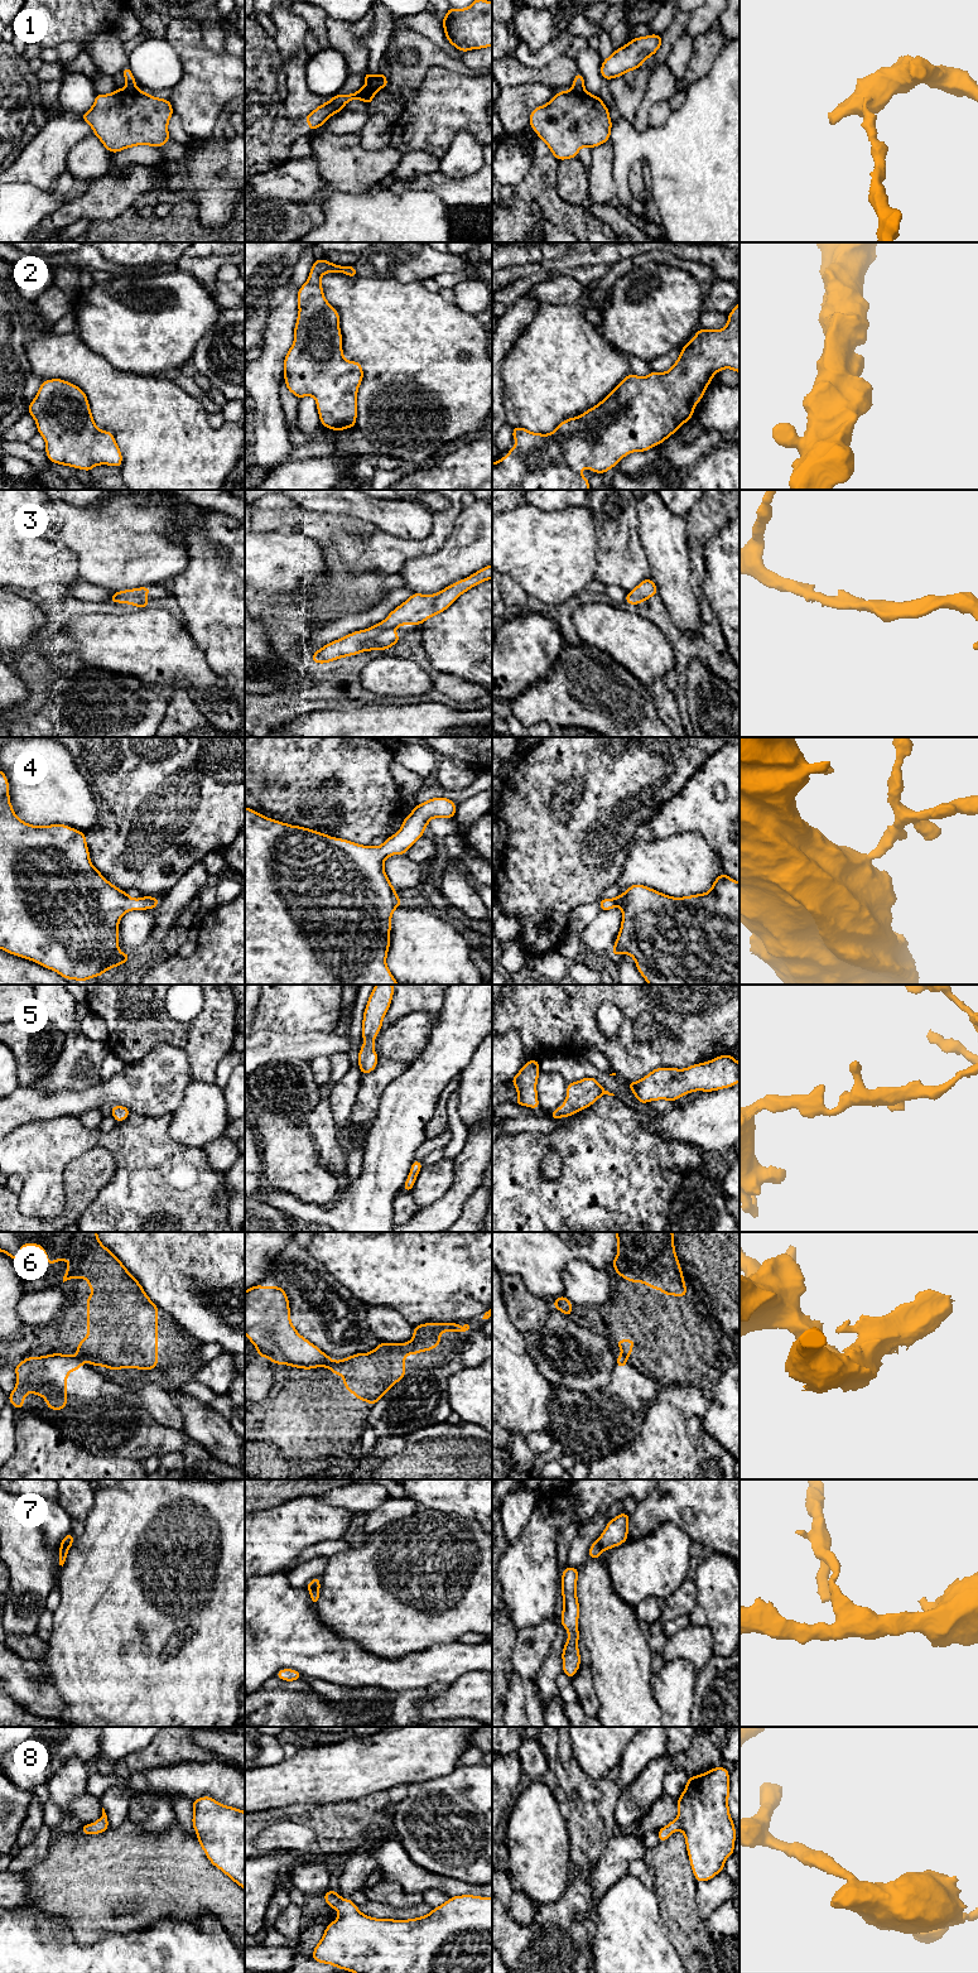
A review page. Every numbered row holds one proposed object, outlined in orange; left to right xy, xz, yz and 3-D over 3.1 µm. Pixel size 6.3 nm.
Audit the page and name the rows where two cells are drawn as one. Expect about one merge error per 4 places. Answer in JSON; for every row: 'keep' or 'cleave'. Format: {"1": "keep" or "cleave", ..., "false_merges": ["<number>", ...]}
{"1": "cleave", "2": "keep", "3": "keep", "4": "keep", "5": "keep", "6": "cleave", "7": "cleave", "8": "keep", "false_merges": ["1", "6", "7"]}

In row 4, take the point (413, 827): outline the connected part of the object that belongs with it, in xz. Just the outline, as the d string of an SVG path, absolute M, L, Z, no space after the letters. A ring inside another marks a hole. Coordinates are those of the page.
M444 797L416 804L413 812L404 817L401 828L380 847L362 846L309 828L290 826L245 807L245 985L399 985L386 966L386 957L390 948L391 916L403 901L387 879L384 861L392 855L405 855L423 837L430 819L454 818L456 807L454 802Z

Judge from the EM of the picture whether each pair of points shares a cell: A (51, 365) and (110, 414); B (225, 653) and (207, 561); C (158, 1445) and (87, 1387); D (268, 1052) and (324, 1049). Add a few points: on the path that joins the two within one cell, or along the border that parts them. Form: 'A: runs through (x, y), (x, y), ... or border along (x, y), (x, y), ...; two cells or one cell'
A: runs through (68, 365), (102, 396); one cell
B: runs through (225, 630), (225, 583); one cell
C: runs through (140, 1435), (134, 1434), (105, 1405); one cell
D: runs through (282, 1048), (311, 1048); one cell

